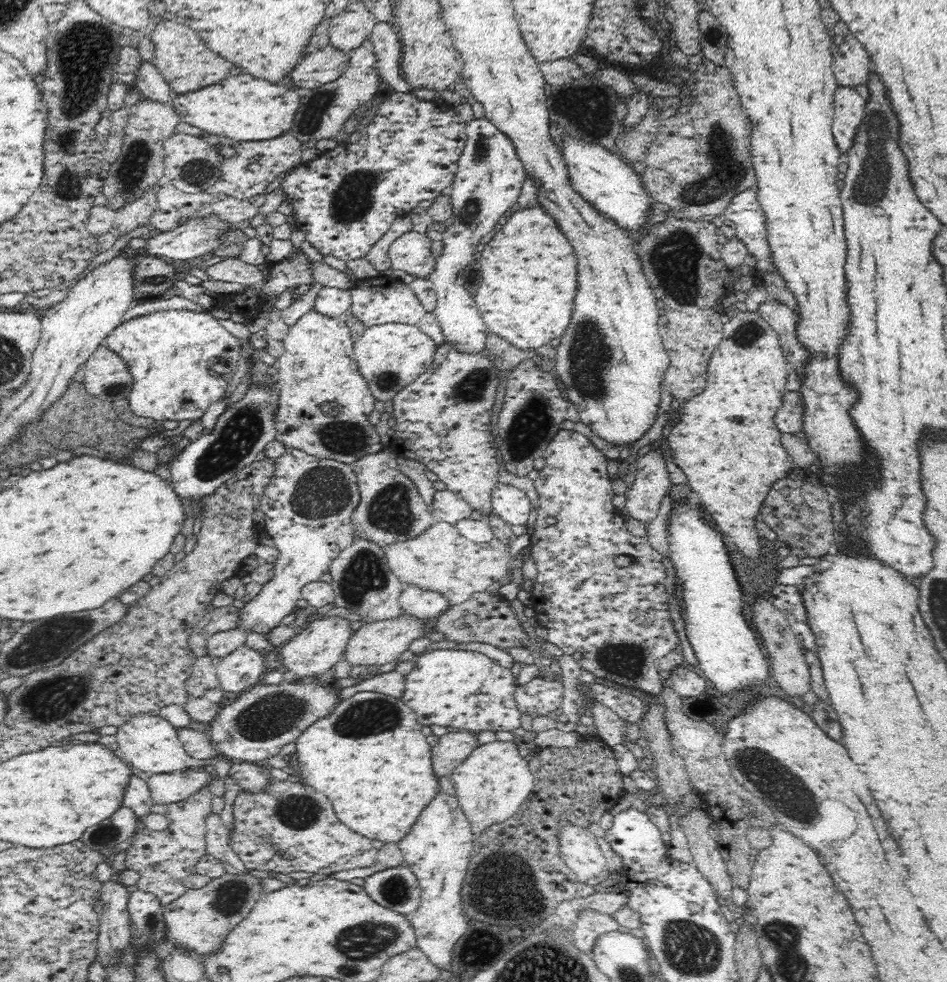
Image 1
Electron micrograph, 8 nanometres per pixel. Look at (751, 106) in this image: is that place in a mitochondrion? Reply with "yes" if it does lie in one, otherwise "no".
no

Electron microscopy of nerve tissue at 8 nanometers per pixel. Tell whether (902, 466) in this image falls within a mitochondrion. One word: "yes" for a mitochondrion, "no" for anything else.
no

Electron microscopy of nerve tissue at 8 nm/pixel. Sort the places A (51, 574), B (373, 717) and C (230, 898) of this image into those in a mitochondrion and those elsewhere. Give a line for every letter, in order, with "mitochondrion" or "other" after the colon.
A: other
B: mitochondrion
C: mitochondrion

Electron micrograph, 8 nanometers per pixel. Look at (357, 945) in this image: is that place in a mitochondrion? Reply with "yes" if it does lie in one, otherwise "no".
yes

